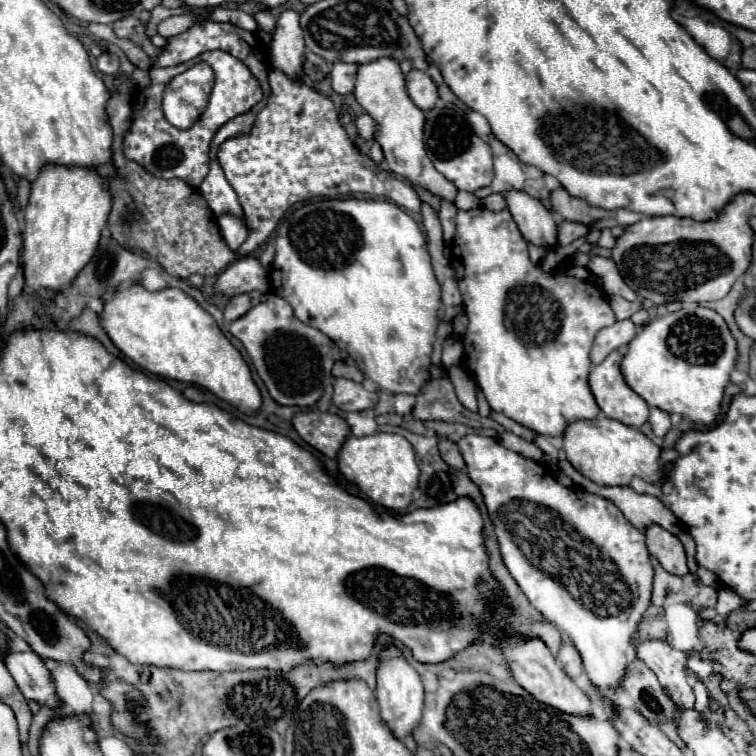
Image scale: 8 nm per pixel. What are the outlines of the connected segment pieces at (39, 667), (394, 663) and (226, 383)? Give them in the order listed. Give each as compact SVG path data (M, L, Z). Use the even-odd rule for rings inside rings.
M7 652L3 654L3 662L27 700L43 702L49 708L59 706L59 696L49 672L43 668L43 662L35 652Z
M395 644L385 646L379 654L375 696L377 696L377 702L381 708L381 718L389 724L389 728L393 730L393 734L399 740L405 734L409 734L415 728L415 724L419 724L421 710L423 710L423 684L421 684L417 670L407 662L403 652Z
M141 284L117 290L113 300L105 300L99 322L109 338L115 340L115 346L143 370L203 386L245 414L253 414L261 406L259 388L251 380L251 370L239 350L229 344L213 316L183 290L163 288L149 292Z

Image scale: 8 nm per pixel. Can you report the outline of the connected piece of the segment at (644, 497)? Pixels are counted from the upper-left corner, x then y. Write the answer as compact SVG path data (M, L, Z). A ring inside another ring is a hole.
M565 458L559 460L559 466L575 482L577 488L613 502L621 510L621 514L639 530L645 530L649 524L659 524L665 530L669 530L671 534L681 532L679 520L673 516L671 510L667 510L661 504L659 498L649 496L649 494L637 494L629 486L599 486L599 484L591 482L589 478L581 476Z

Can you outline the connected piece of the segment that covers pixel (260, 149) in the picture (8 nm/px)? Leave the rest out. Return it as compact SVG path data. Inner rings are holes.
M277 68L269 70L269 86L271 86L269 102L257 114L253 128L247 134L227 138L217 152L217 160L225 172L225 178L241 202L245 224L249 230L247 240L237 250L239 256L257 252L273 234L285 210L295 202L309 200L313 196L325 196L325 198L341 198L353 194L387 196L387 172L381 166L377 166L371 158L361 154L355 144L351 144L349 136L339 124L339 116L333 102L325 94L321 94L315 88L309 88L305 82L291 80Z

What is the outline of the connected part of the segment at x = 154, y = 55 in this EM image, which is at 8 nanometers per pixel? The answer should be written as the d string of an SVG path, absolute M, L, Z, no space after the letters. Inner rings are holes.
M121 18L113 24L113 30L119 38L129 38L133 40L137 46L141 46L145 50L145 54L151 58L151 60L157 60L161 56L161 48L153 46L151 38L145 36L145 26L137 26L137 18Z

